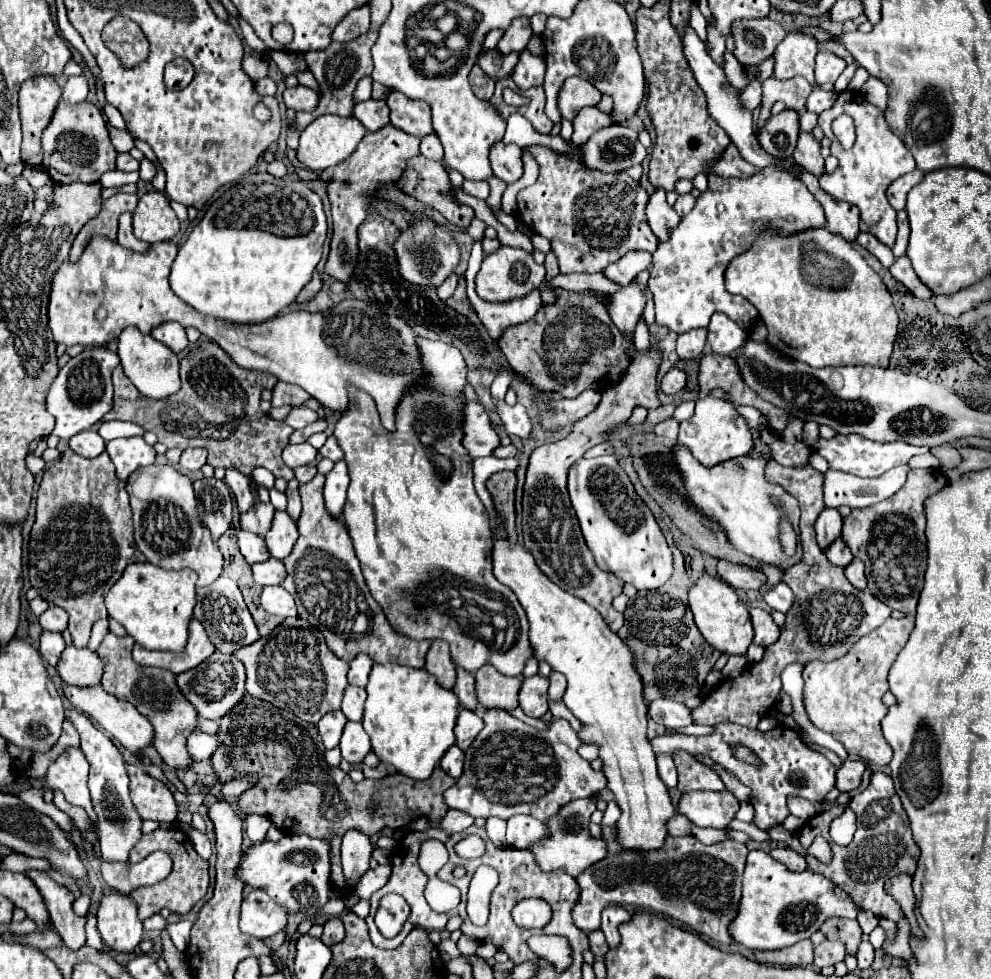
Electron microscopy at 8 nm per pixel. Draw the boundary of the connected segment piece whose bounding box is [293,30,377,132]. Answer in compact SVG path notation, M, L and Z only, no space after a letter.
M369 30L367 34L363 34L361 38L357 38L353 42L347 42L347 44L331 42L325 50L305 54L307 68L313 72L315 80L319 82L319 104L317 104L315 112L297 112L297 116L293 120L293 128L297 132L301 132L305 126L309 126L315 118L319 118L323 114L339 114L339 116L353 114L353 106L355 106L353 90L363 76L369 76L373 72L371 48L373 48L375 40L377 40L377 32Z

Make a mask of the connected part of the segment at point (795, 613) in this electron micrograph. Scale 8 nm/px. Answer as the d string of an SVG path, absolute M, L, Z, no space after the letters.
M769 460L765 468L765 476L767 480L783 486L801 504L799 528L801 528L803 558L799 564L787 568L781 578L793 590L795 604L791 612L787 614L785 628L781 630L779 640L765 648L763 660L753 666L747 666L741 672L741 676L733 680L731 678L721 680L719 686L713 688L703 698L701 706L691 710L693 724L713 726L719 722L735 722L735 724L755 728L757 722L773 710L775 700L781 692L781 672L787 664L791 662L807 664L811 660L829 662L829 660L841 658L861 636L881 626L891 614L891 608L883 604L881 600L877 600L871 592L863 592L851 586L843 574L843 568L829 564L829 560L825 558L825 552L815 542L813 524L819 512L825 508L823 498L821 498L823 474L819 474L811 464L797 466L797 468L785 468L779 462Z

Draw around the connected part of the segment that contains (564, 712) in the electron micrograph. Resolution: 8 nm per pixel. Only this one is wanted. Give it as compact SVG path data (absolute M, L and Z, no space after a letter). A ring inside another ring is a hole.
M548 698L548 703L549 710L553 716L567 720L571 724L571 727L576 732L579 732L579 730L582 728L581 722L579 722L579 720L573 716L572 712L566 707L562 699L556 701Z

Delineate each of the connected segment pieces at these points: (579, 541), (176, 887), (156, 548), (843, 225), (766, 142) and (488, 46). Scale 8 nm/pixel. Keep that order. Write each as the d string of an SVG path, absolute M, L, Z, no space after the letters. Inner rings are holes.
M651 344L649 350L643 354L635 352L635 358L631 360L621 380L615 386L603 390L603 398L599 406L589 416L579 420L567 438L555 444L539 446L531 454L529 468L527 468L527 482L525 482L525 494L523 494L523 522L521 522L525 548L535 556L537 566L551 582L555 582L565 592L579 596L589 606L593 606L613 632L617 632L625 620L625 616L617 612L611 604L613 598L621 594L623 582L611 572L603 572L597 568L595 558L583 540L575 510L567 496L567 470L589 448L593 448L599 442L605 442L609 432L627 424L635 406L643 406L643 408L661 406L657 398L657 382L655 382L659 364L661 364L661 356L657 352L657 344Z
M169 828L169 830L155 830L151 834L141 836L137 846L129 854L129 862L137 864L155 850L163 850L173 858L173 872L161 884L155 884L151 888L141 888L131 894L131 898L139 906L139 920L149 918L163 908L169 908L173 914L187 914L195 906L195 902L199 902L207 894L207 886L209 886L209 862L201 860L201 856L195 852L191 840L187 838L187 834L183 830Z
M169 464L149 466L149 468L137 470L127 480L127 490L131 494L135 542L137 542L137 548L147 556L147 560L167 570L181 570L181 568L195 570L199 574L197 586L209 586L211 582L215 582L215 578L221 574L221 568L223 568L223 556L219 548L215 546L215 542L211 540L207 526L201 522L197 514L197 500L193 494L191 480ZM143 472L153 476L153 484L151 484L153 498L133 496L133 484L137 476L141 476Z
M795 164L795 168L799 170L797 177L809 190L811 194L817 198L817 202L823 206L825 210L825 218L827 218L827 230L833 234L843 236L845 240L853 242L859 234L859 210L853 204L847 202L837 202L835 198L831 198L829 194L825 194L819 188L819 182L813 174L805 172L801 166Z
M783 110L761 128L759 144L765 148L767 154L775 158L789 160L797 146L799 136L799 112Z
M500 29L491 30L484 40L481 53L495 49L504 33L505 31Z

